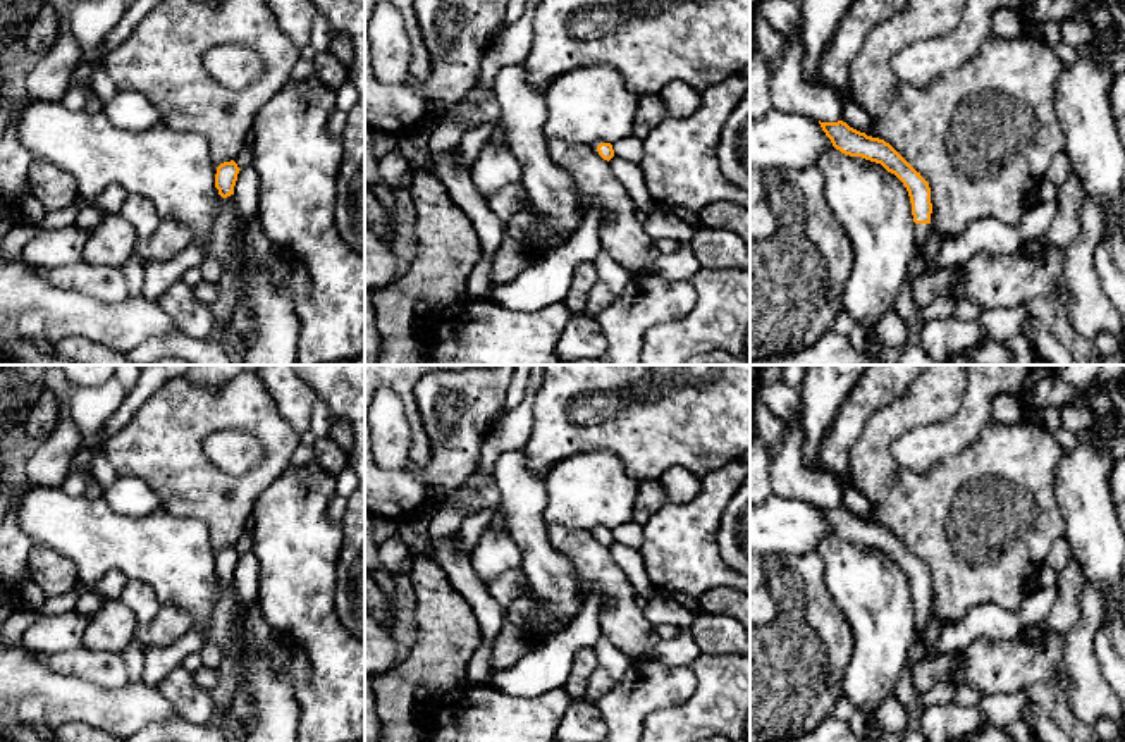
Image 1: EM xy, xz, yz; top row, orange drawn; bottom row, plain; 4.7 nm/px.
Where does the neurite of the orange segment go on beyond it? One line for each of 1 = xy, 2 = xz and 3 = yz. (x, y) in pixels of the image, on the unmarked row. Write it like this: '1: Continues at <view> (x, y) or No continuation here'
1: No continuation here
2: No continuation here
3: Continues at yz (921, 617)

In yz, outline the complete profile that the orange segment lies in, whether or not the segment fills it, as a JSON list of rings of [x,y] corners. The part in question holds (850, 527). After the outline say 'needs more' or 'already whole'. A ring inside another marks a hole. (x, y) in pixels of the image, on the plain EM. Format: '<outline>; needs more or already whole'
[[[819,506],[819,510],[836,535],[881,549],[903,568],[912,589],[915,634],[922,635],[931,615],[932,599],[929,568],[884,525],[867,522],[843,506]]]; needs more

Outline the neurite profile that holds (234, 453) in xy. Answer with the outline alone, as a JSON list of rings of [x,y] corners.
[[[236,430],[210,434],[203,442],[203,449],[229,475],[244,475],[261,460],[255,437]]]

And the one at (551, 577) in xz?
[[[525,448],[502,453],[492,477],[501,494],[499,510],[507,518],[509,535],[523,554],[519,568],[540,604],[544,627],[526,632],[538,646],[559,635],[581,611],[585,587],[575,573],[573,561],[556,551],[549,541],[544,520],[545,480],[528,468]]]

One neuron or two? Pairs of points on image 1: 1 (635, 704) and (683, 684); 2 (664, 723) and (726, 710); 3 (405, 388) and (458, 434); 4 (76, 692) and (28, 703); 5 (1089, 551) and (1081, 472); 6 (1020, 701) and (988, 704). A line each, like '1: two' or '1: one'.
1: one
2: one
3: two
4: one
5: one
6: one

